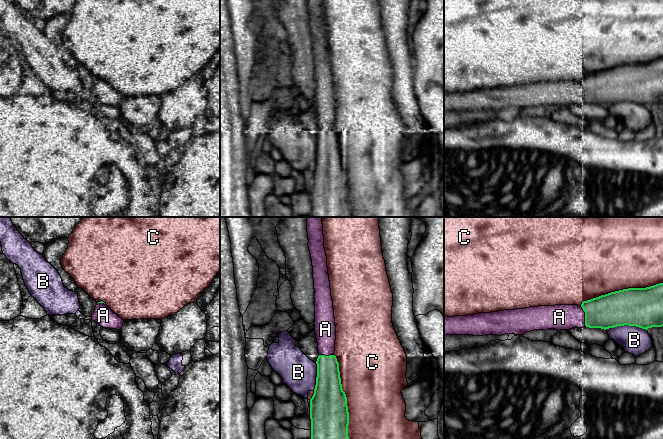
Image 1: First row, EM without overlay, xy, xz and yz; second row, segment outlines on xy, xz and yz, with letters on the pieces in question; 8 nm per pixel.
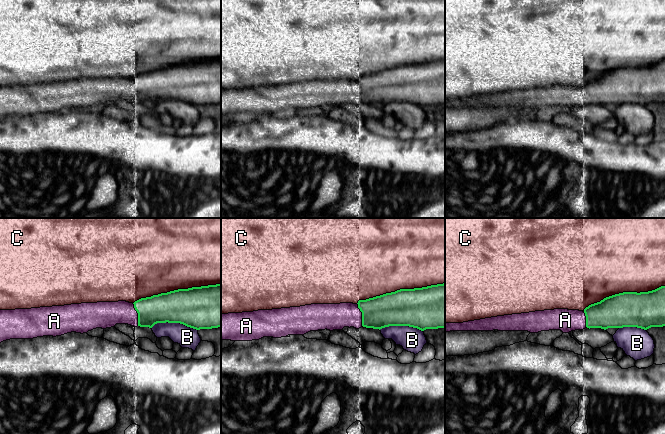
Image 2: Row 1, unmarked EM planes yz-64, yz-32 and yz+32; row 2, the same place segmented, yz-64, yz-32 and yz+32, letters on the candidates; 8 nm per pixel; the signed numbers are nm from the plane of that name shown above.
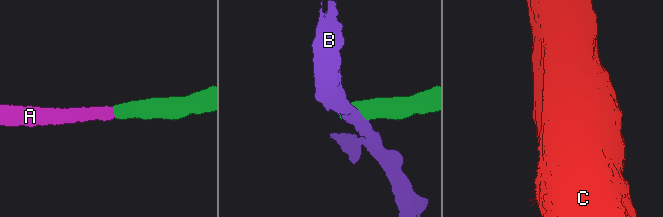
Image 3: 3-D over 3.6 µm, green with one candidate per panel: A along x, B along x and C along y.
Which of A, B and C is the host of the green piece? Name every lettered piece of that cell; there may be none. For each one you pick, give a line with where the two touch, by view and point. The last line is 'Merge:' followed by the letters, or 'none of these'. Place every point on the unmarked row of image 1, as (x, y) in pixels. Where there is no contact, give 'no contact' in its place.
A: meets green in yz at (585, 92)
Merge: A

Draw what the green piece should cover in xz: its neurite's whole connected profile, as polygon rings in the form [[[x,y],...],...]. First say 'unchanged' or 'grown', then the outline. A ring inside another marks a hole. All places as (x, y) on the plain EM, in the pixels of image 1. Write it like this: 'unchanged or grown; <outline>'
grown; [[[307,0],[308,23],[315,65],[315,110],[318,119],[317,153],[310,175],[311,217],[349,217],[347,173],[342,165],[335,127],[336,102],[323,0]]]

